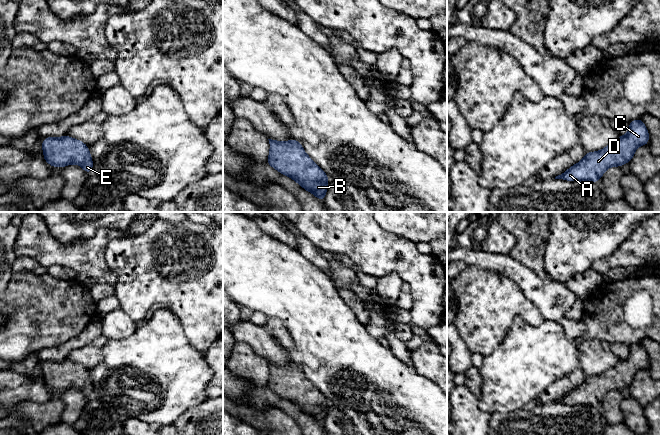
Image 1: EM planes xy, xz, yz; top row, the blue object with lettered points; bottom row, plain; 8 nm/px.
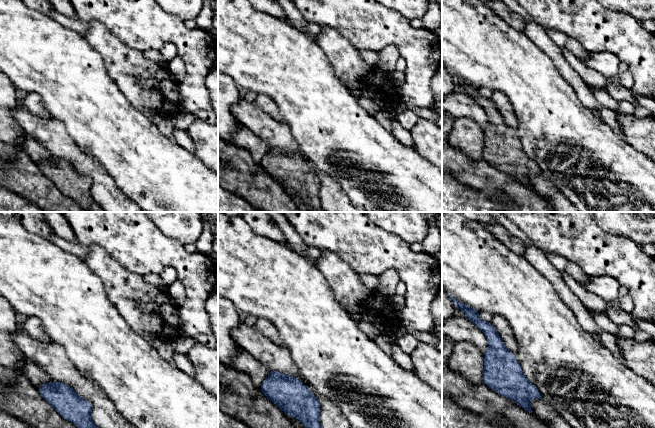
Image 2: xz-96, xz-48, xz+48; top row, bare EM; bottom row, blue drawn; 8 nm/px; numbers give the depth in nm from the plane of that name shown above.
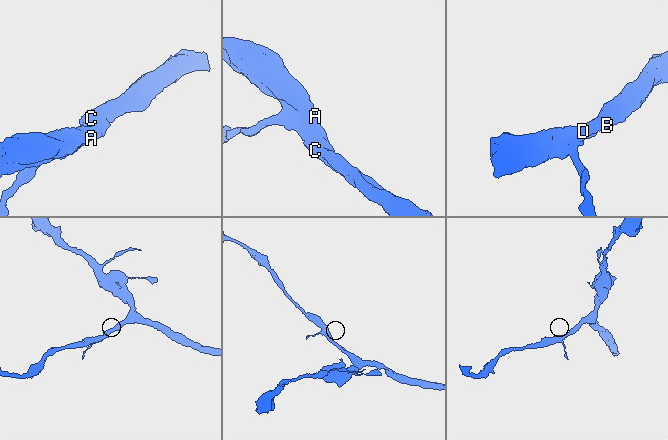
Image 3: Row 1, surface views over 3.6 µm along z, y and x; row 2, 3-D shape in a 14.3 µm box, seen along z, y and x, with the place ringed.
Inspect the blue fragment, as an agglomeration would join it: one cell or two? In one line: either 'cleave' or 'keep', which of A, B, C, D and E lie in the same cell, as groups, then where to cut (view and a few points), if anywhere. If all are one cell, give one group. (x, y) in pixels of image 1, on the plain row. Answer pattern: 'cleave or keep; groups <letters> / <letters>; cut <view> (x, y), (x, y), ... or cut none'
keep; groups A B C D E; cut none

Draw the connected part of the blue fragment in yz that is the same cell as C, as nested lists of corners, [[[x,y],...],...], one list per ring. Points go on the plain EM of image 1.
[[[641,343],[632,344],[626,359],[597,376],[586,376],[584,382],[567,395],[555,401],[567,405],[598,406],[603,397],[612,390],[630,386],[639,370],[647,369],[649,357]]]

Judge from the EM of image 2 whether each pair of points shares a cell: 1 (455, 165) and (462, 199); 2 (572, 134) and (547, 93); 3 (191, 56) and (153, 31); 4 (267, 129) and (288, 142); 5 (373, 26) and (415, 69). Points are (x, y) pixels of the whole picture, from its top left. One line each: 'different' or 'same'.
1: different
2: same
3: same
4: same
5: same

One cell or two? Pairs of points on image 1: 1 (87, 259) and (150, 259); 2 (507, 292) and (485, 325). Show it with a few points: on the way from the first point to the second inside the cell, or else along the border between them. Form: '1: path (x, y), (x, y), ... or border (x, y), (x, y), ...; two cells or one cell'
1: border (113, 238), (106, 246), (105, 262), (117, 279); two cells
2: path (499, 300), (485, 314), (485, 317); one cell

